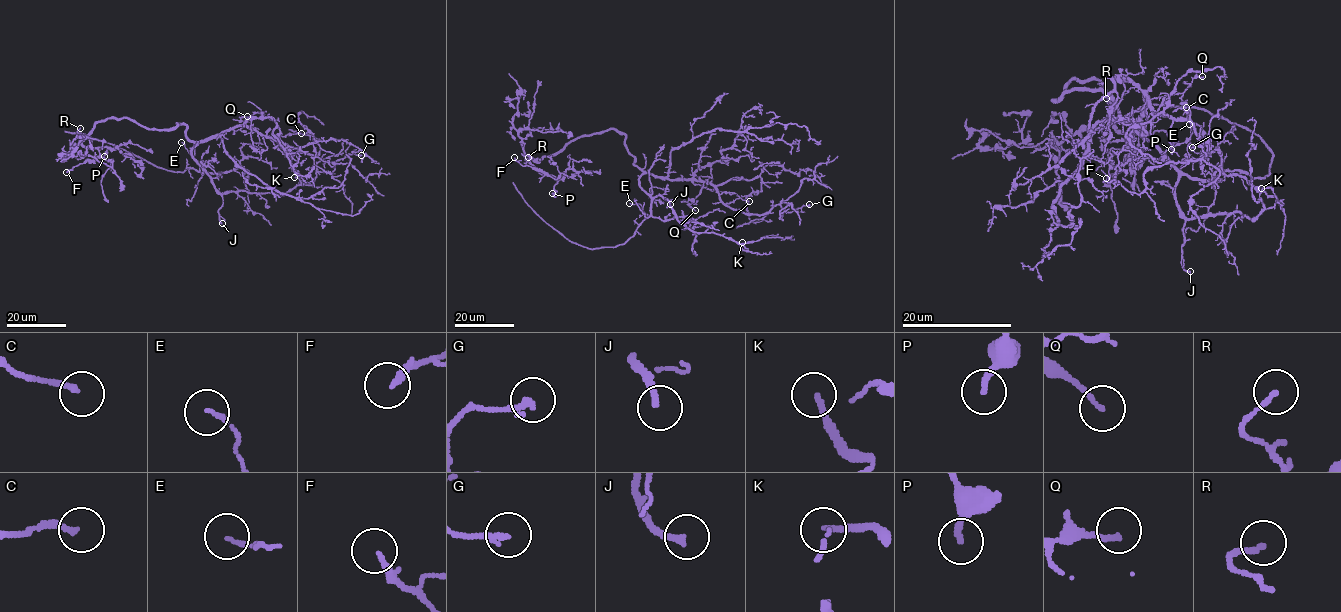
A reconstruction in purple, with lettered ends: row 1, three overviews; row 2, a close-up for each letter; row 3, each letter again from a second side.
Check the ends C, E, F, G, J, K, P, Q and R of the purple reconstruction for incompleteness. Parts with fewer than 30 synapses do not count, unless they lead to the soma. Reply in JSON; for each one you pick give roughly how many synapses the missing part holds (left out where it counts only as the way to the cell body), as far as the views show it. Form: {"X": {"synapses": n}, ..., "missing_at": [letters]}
{"J": {"synapses": 30}, "K": {"synapses": 30}, "missing_at": ["J", "K"]}

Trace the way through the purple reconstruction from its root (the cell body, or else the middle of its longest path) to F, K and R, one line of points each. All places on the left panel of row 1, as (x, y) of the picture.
F: (188, 138), (184, 124), (152, 129), (125, 117), (108, 118), (98, 121), (82, 142), (99, 155), (66, 172)
K: (188, 138), (195, 144), (191, 156), (220, 194), (245, 191), (284, 194), (300, 180), (294, 177)
R: (188, 138), (184, 124), (152, 129), (125, 117), (98, 121), (82, 141), (77, 132), (80, 128)

